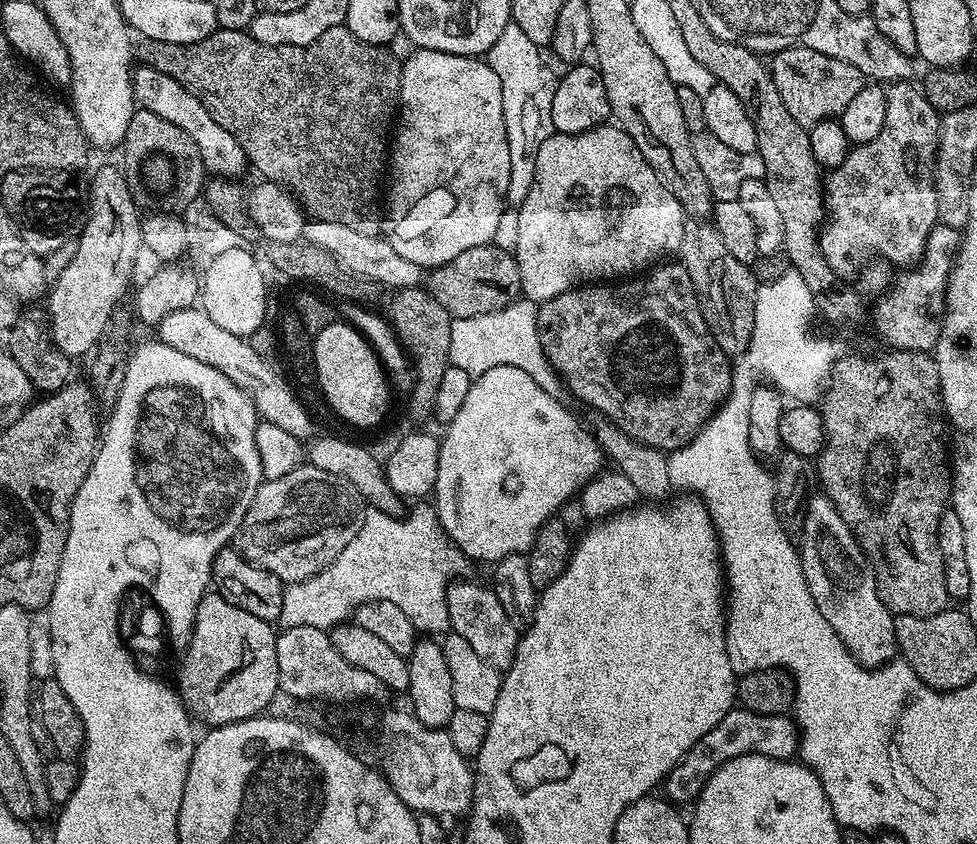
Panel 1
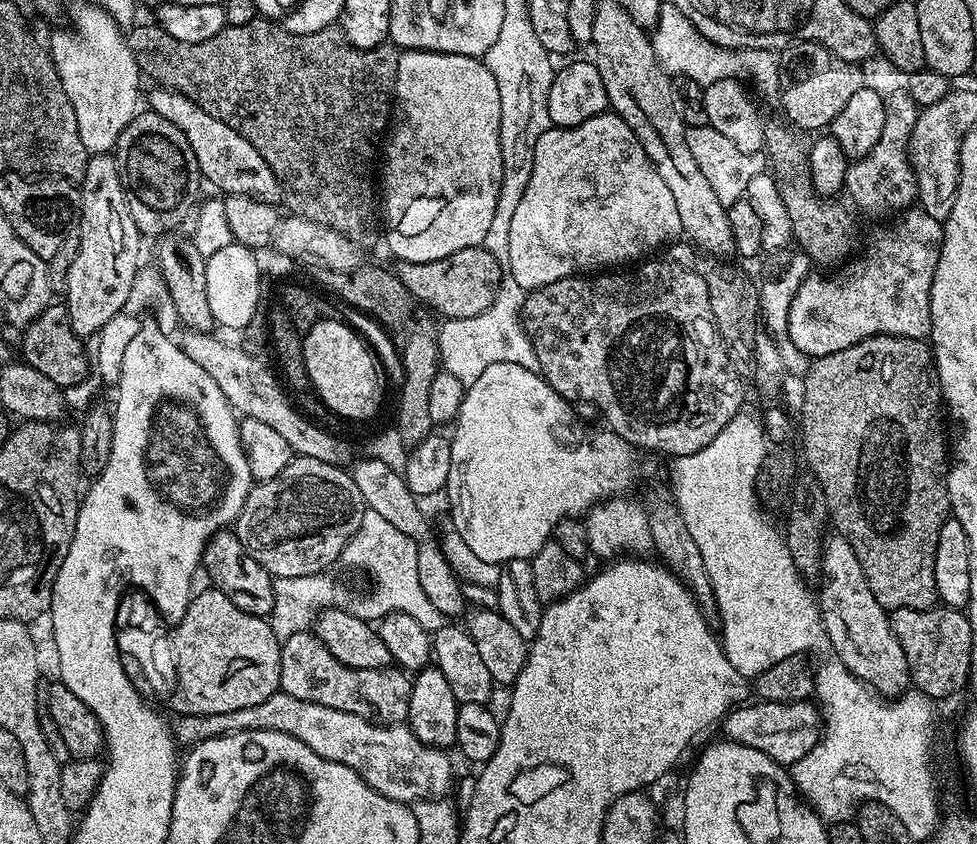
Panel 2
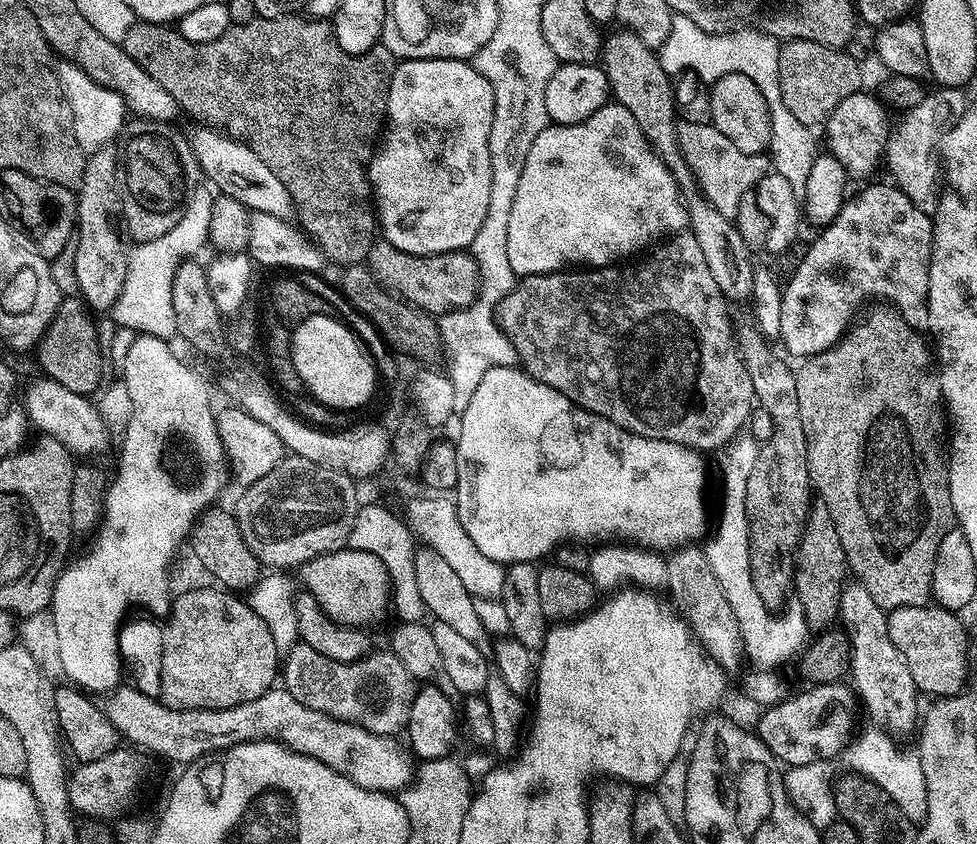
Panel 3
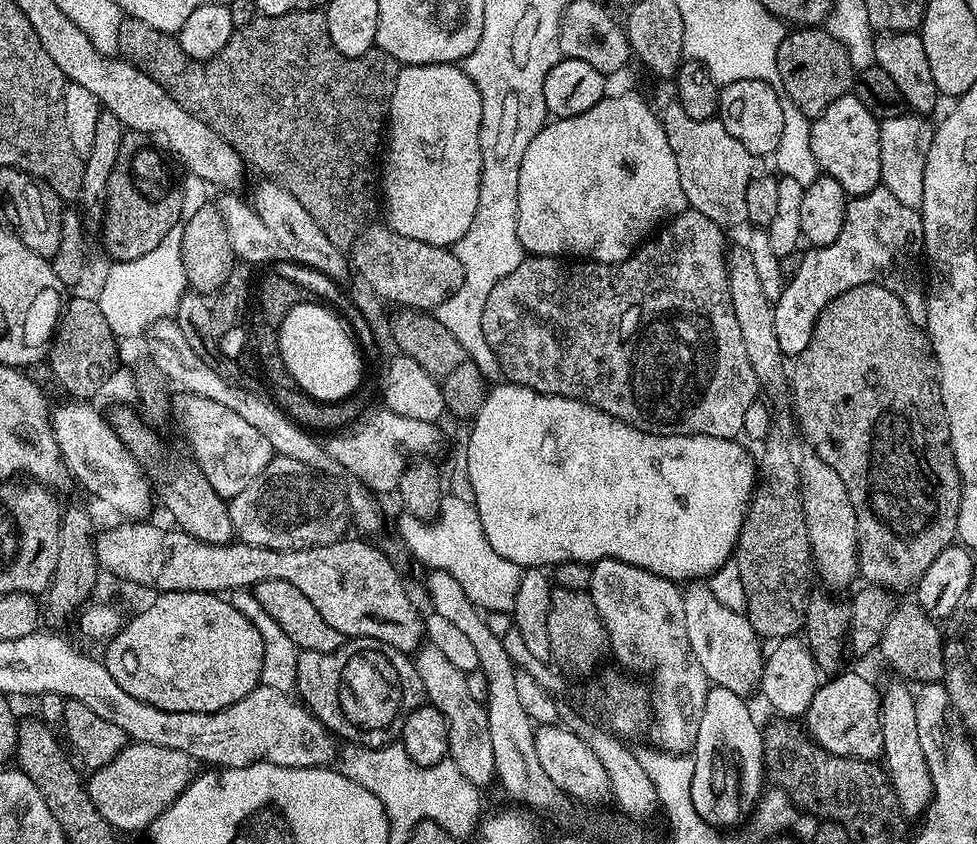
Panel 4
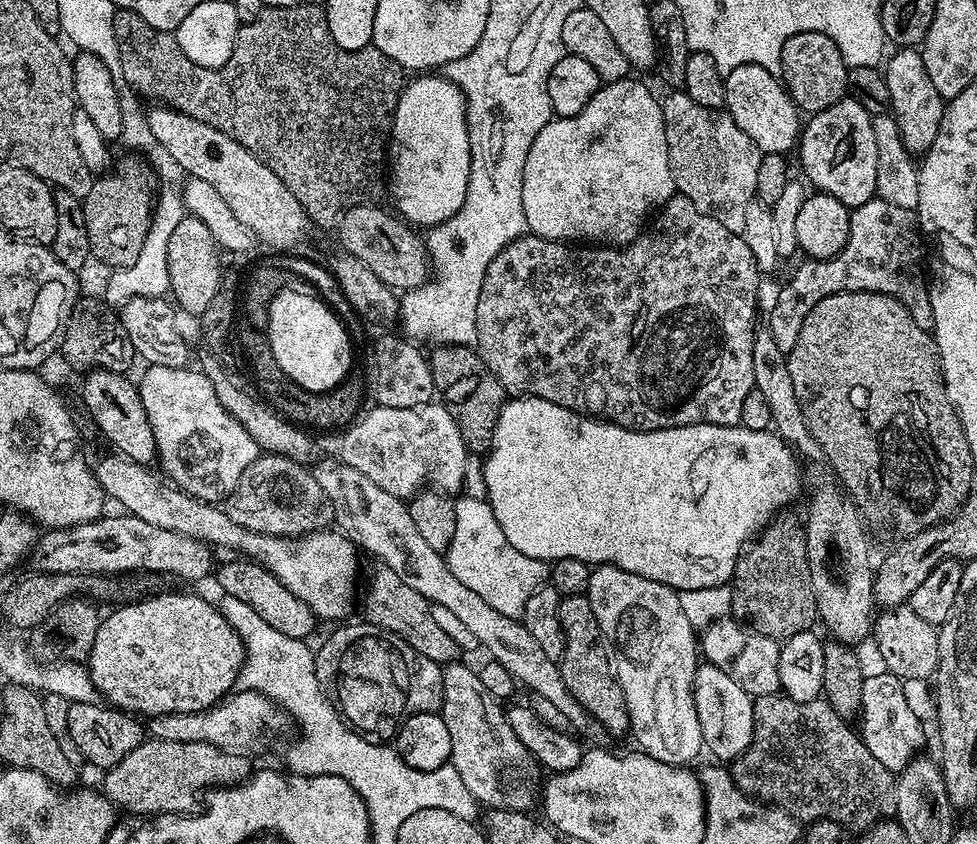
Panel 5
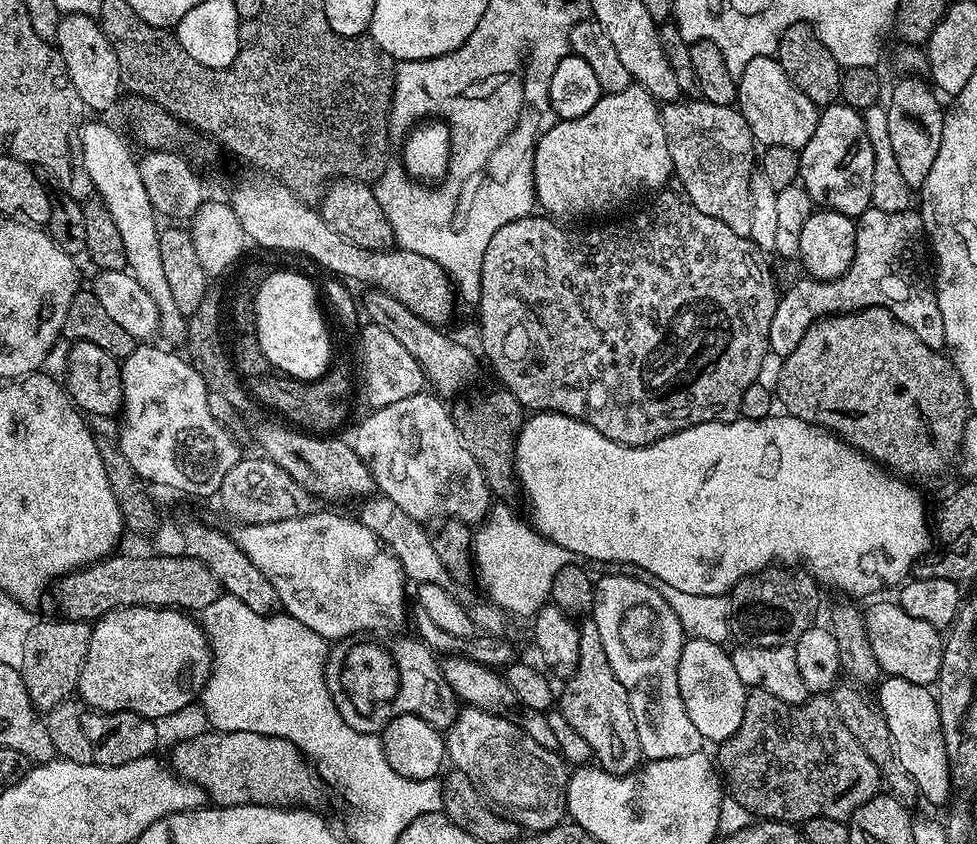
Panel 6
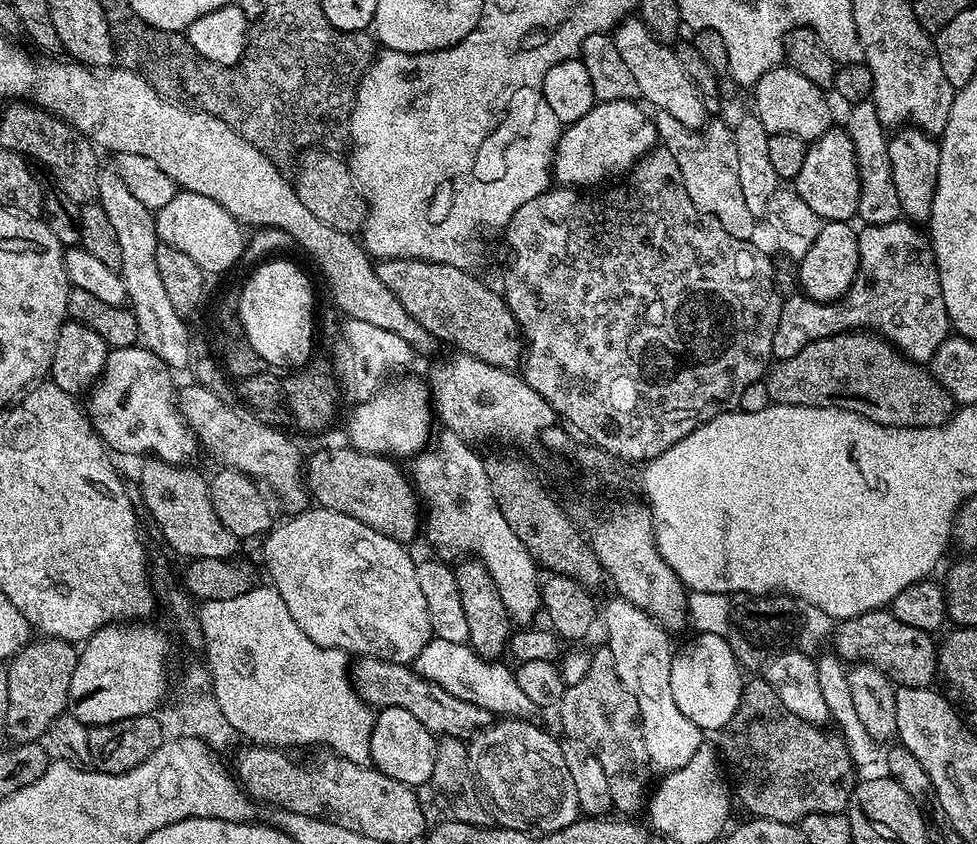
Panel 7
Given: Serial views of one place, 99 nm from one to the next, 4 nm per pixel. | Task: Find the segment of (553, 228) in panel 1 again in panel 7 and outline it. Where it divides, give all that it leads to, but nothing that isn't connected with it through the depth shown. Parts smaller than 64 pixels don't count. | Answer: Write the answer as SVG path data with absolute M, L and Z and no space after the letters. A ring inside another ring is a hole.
M605 100L578 122L567 125L550 156L550 172L560 186L588 190L611 172L627 173L637 160L657 147L656 121L639 108L636 100Z

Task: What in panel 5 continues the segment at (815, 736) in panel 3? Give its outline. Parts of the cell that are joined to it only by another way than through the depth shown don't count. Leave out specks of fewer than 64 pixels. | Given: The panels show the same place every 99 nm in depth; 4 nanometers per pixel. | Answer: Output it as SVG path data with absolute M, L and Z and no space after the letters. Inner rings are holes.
M879 670L865 675L862 686L862 706L860 707L859 731L862 733L864 745L893 774L898 774L917 755L916 752L924 744L924 728L904 693L905 681L893 672Z

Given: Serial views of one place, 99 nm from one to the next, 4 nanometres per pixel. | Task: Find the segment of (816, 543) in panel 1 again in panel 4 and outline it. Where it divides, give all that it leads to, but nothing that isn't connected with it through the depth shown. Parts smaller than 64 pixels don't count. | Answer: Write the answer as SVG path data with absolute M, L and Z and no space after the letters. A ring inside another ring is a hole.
M896 682L883 689L880 698L880 725L884 750L882 764L888 781L894 786L894 794L902 806L905 817L923 817L932 803L932 779L930 766L926 766L926 754L922 754L922 742L918 740L918 718L914 718L914 692L904 682Z

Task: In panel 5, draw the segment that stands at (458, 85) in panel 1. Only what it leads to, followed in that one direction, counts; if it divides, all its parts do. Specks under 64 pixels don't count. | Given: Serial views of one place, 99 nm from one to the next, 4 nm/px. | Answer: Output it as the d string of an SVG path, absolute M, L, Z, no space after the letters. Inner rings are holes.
M420 74L417 80L409 79L400 92L396 113L392 116L390 133L390 180L396 195L395 211L409 225L435 226L448 220L464 204L470 178L470 138L466 105L460 87L440 74Z

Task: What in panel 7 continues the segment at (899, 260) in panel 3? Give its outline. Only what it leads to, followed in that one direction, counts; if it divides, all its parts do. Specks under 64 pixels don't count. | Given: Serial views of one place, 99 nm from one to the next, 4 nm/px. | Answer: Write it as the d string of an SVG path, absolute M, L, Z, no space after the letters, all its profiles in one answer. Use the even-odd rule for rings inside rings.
M901 218L885 224L864 224L859 229L856 241L860 251L860 261L854 282L839 300L824 303L811 300L808 296L797 294L783 301L778 314L778 330L774 330L772 355L776 360L794 358L798 350L818 342L822 338L837 336L866 326L867 331L883 336L894 345L903 356L913 362L928 362L932 355L950 335L950 325L946 314L946 298L942 298L940 271L936 265L936 255L932 252L929 237L920 232L915 223Z

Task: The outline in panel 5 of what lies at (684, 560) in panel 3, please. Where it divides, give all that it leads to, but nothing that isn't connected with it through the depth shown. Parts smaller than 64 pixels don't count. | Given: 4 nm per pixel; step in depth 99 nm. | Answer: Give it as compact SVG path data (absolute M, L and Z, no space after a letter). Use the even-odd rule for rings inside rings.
M735 618L717 620L698 640L703 659L709 664L716 664L718 670L726 670L726 674L753 698L774 696L781 691L778 674L780 645L781 641L758 634Z

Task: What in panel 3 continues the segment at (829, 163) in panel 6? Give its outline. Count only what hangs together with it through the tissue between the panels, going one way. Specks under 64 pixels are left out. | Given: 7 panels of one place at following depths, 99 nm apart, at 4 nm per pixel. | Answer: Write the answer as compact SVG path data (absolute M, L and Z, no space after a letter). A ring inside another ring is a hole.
M861 90L850 94L834 109L826 121L828 128L827 151L848 171L853 181L864 182L876 167L881 167L884 160L884 147L888 145L888 134L890 131L889 109L881 104L875 95L872 96L867 90Z

